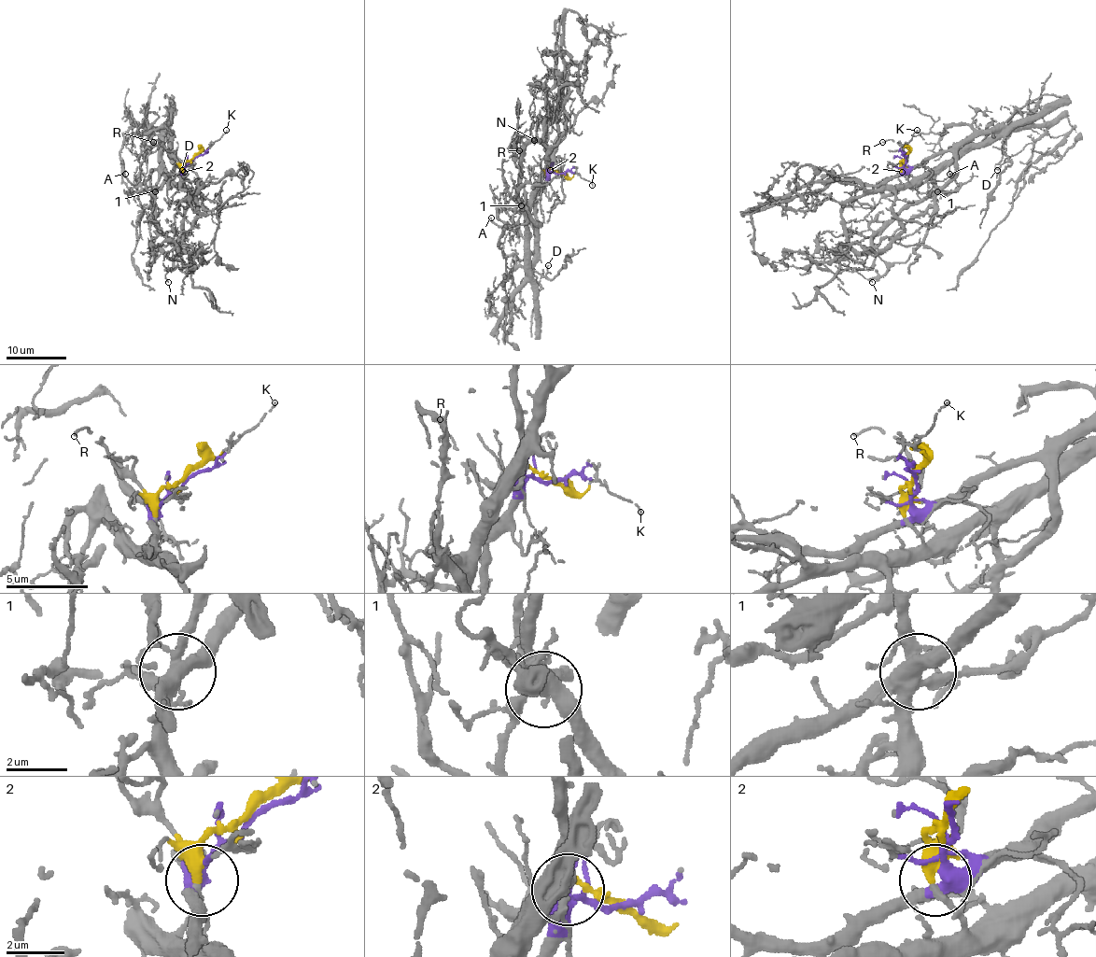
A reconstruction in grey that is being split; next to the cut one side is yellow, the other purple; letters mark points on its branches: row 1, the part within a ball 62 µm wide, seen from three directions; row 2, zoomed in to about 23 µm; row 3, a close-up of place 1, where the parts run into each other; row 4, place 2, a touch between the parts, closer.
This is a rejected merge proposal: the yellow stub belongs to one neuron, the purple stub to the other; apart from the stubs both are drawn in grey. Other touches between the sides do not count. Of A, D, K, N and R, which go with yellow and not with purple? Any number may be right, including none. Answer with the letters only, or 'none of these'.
D, K, R

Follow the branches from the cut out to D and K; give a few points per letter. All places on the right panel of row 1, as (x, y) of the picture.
D: (905, 158), (902, 175), (911, 182), (1002, 136), (1008, 160), (997, 170)
K: (905, 158), (909, 151), (905, 146), (917, 131)

